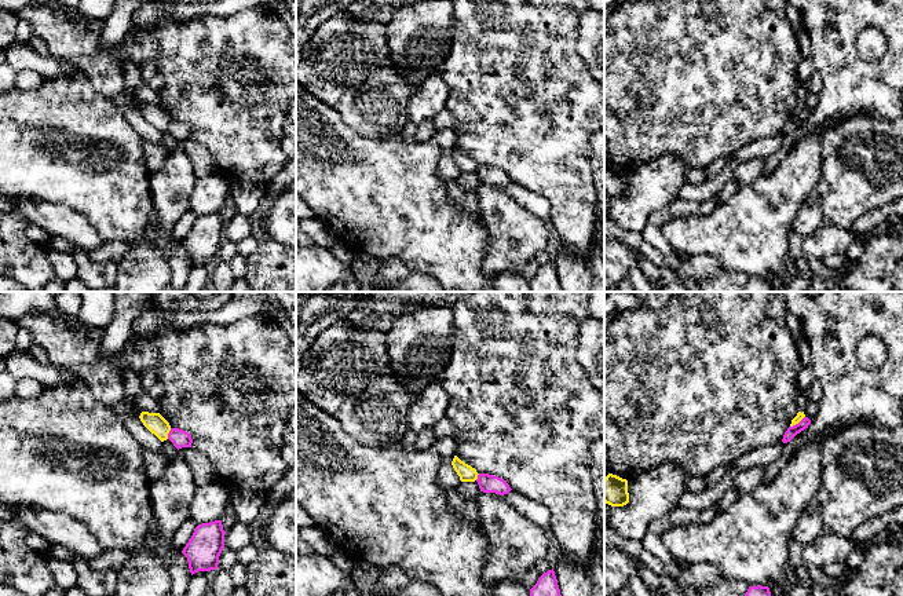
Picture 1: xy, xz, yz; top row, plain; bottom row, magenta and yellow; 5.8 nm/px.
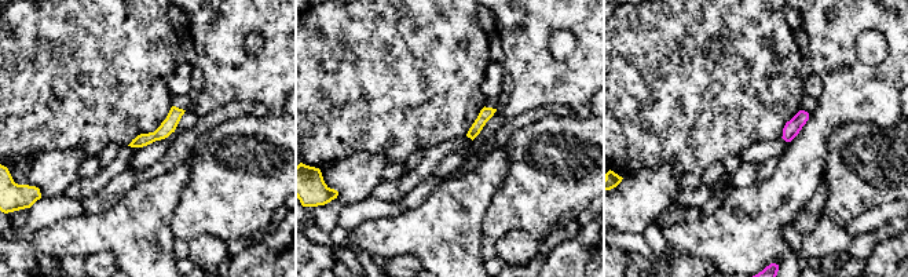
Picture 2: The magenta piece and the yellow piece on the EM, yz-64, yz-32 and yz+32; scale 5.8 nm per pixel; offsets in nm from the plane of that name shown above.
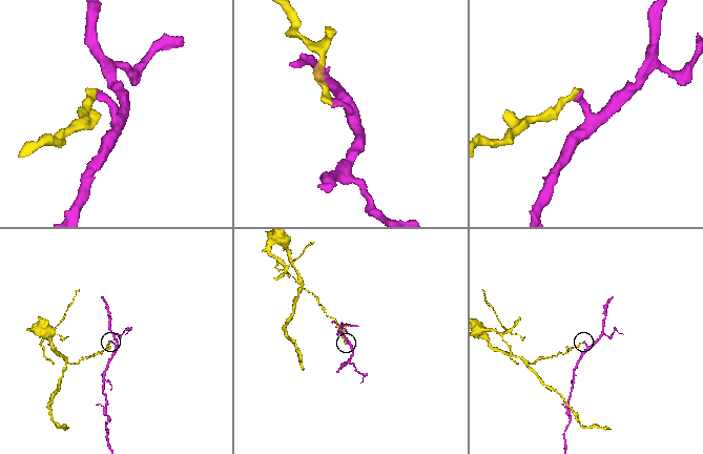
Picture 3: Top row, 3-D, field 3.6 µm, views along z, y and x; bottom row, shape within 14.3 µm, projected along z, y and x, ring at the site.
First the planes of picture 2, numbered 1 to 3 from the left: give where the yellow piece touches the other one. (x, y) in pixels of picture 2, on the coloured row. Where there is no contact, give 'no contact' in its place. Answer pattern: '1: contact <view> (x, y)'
1: no contact
2: no contact
3: no contact

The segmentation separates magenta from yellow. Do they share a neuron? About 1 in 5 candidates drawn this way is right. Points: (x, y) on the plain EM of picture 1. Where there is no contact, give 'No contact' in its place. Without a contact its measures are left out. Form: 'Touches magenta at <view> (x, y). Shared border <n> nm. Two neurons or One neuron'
Touches magenta at xy (168, 125). Shared border 70 nm. Two neurons

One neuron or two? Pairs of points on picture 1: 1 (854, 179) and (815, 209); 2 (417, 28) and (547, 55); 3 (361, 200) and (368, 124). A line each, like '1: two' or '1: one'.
1: one
2: two
3: two

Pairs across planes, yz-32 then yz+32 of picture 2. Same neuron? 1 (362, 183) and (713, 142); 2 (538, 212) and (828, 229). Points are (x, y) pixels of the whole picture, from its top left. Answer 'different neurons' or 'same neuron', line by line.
1: different neurons
2: different neurons

